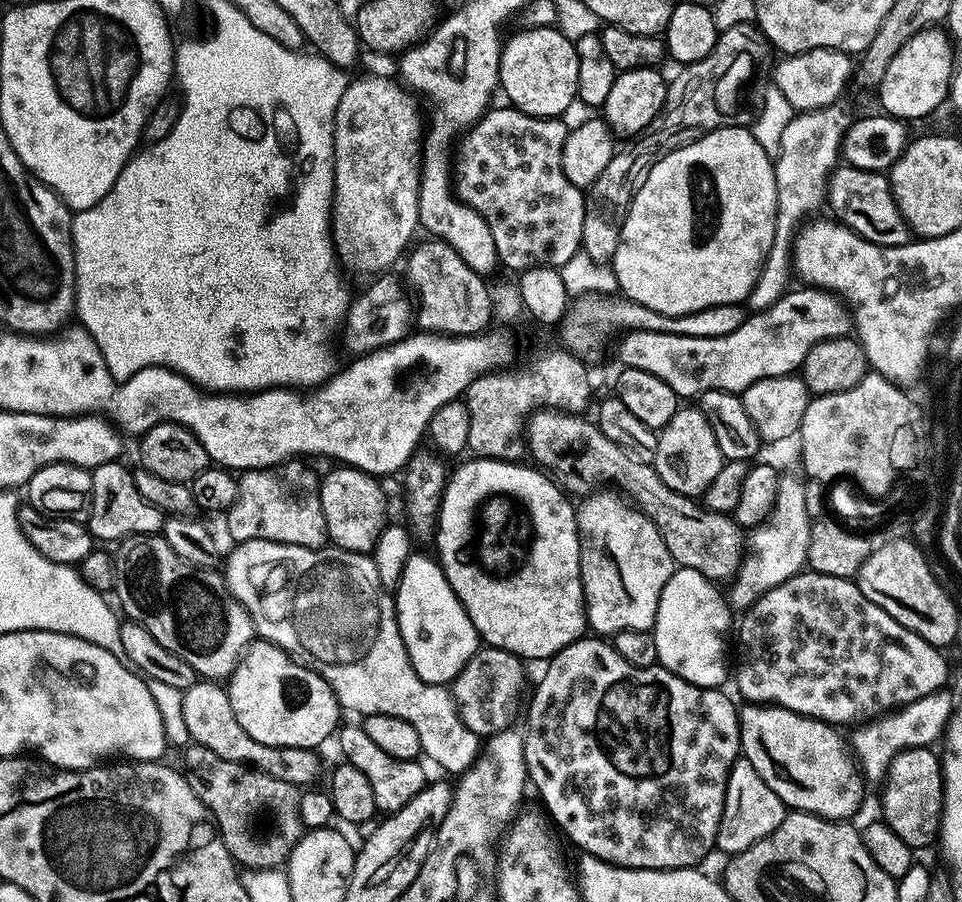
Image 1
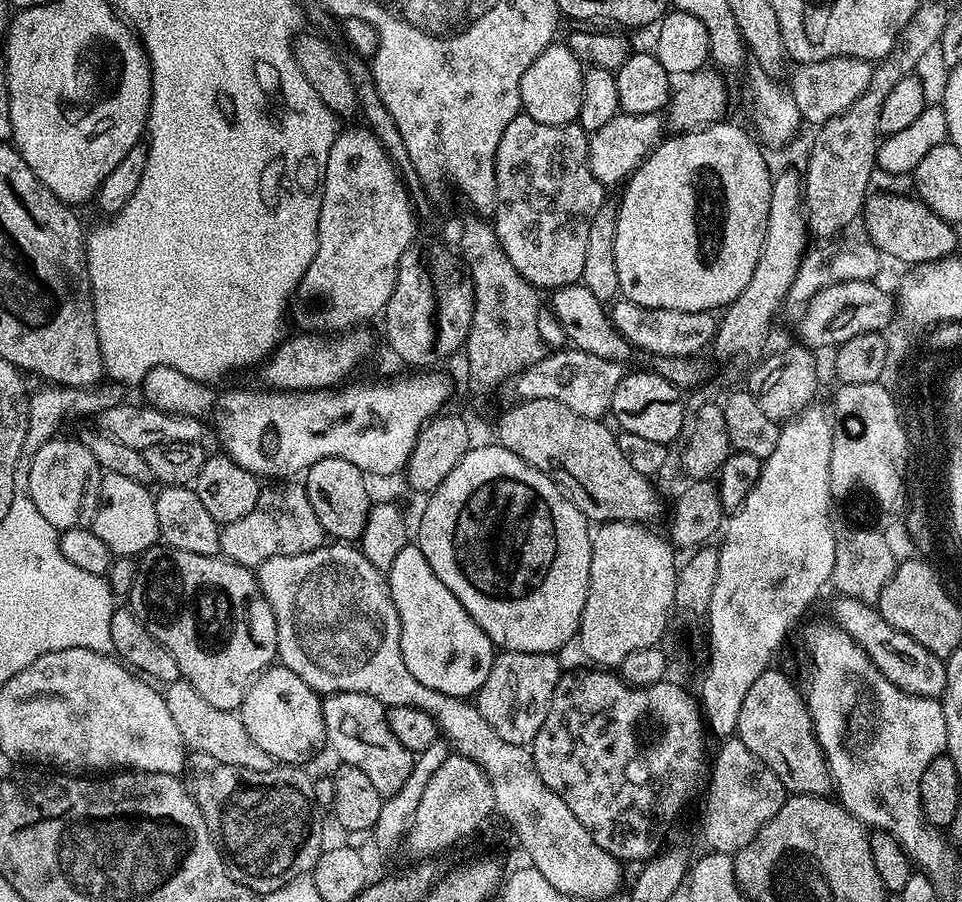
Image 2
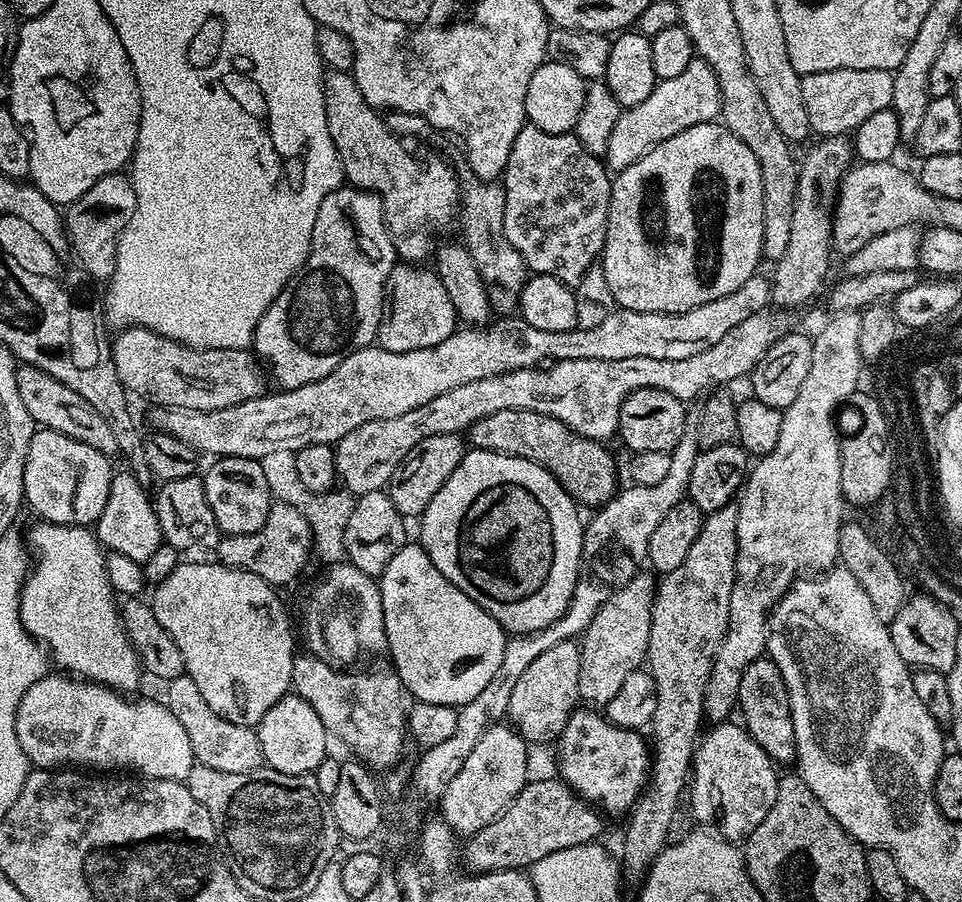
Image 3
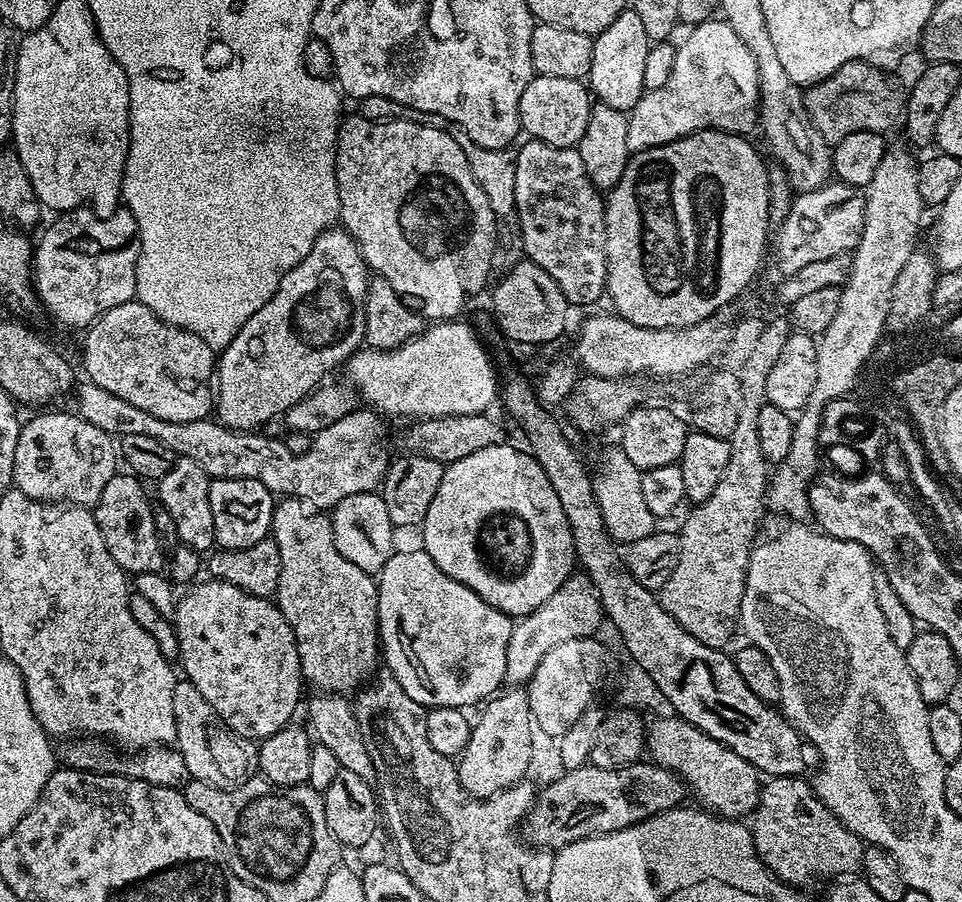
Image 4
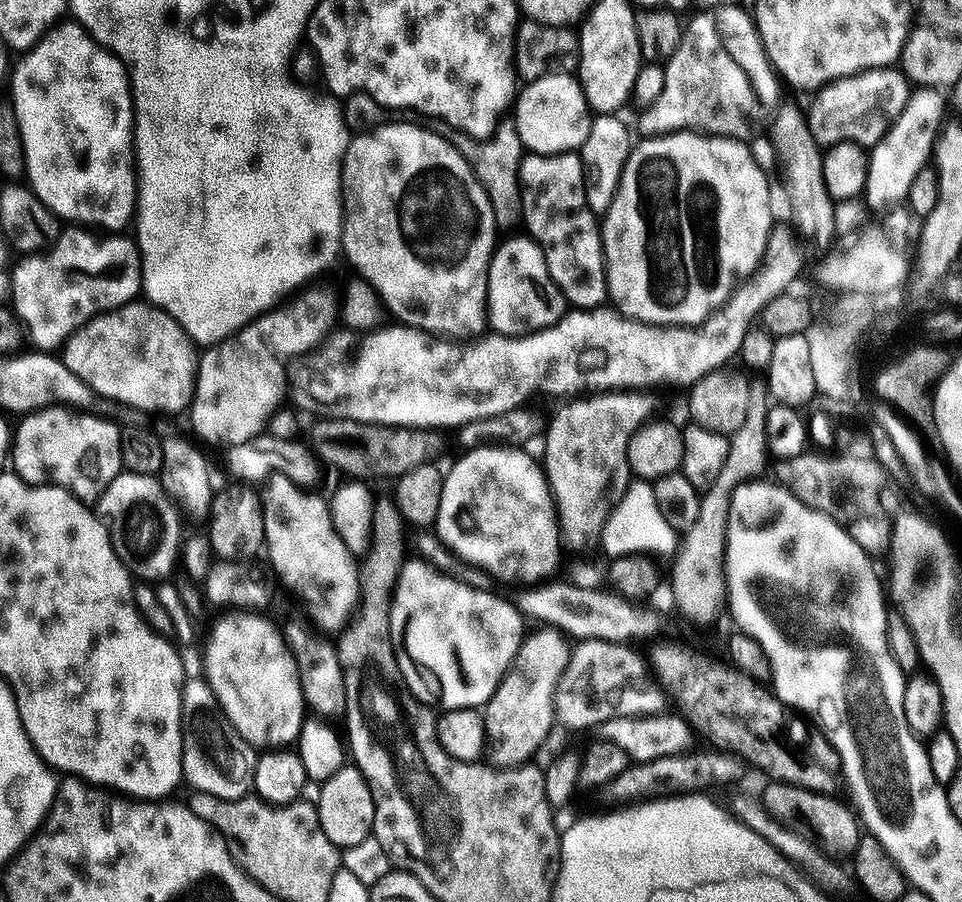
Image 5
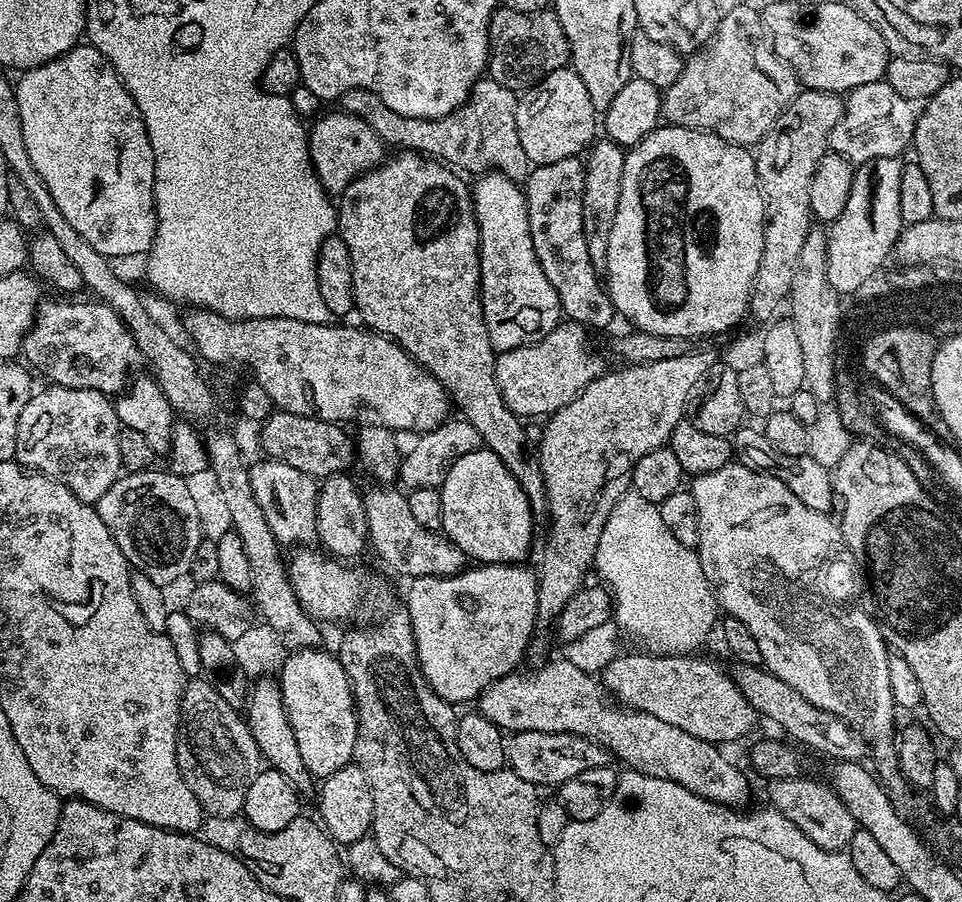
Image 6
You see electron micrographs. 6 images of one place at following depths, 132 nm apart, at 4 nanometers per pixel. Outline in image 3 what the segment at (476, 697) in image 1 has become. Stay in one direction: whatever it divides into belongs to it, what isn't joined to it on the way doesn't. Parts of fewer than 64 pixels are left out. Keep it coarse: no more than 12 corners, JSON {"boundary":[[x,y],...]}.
{"boundary":[[580,645],[538,654],[506,716],[529,745],[555,741],[577,705]]}

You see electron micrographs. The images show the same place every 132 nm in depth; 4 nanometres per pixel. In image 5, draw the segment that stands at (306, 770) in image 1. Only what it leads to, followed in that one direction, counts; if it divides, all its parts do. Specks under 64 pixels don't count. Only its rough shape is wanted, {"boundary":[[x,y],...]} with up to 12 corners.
{"boundary":[[207,680],[182,686],[182,770],[189,789],[237,800],[257,749]]}

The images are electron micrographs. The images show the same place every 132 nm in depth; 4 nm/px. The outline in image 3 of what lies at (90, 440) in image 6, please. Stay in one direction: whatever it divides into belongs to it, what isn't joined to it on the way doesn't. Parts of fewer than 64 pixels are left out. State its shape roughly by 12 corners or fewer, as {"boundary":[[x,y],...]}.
{"boundary":[[49,428],[26,450],[24,498],[41,521],[95,525],[109,457]]}

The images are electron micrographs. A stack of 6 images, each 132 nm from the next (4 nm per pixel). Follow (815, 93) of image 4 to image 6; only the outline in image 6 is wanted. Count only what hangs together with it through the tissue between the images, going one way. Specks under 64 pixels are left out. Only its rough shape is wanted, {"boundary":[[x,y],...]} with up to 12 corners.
{"boundary":[[885,79],[847,93],[828,135],[854,166],[909,151],[918,112]]}

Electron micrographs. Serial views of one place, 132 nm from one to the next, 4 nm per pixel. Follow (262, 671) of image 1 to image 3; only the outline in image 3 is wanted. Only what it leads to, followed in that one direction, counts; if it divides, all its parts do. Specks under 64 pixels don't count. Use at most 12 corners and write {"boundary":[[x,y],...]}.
{"boundary":[[285,694],[255,725],[264,764],[307,776],[329,755],[314,706]]}

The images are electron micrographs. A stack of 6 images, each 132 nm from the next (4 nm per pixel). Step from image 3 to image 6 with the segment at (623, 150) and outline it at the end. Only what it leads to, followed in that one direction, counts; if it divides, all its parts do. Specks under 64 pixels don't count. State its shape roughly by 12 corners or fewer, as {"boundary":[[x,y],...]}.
{"boundary":[[740,2],[663,89],[674,128],[755,146],[796,97]]}

